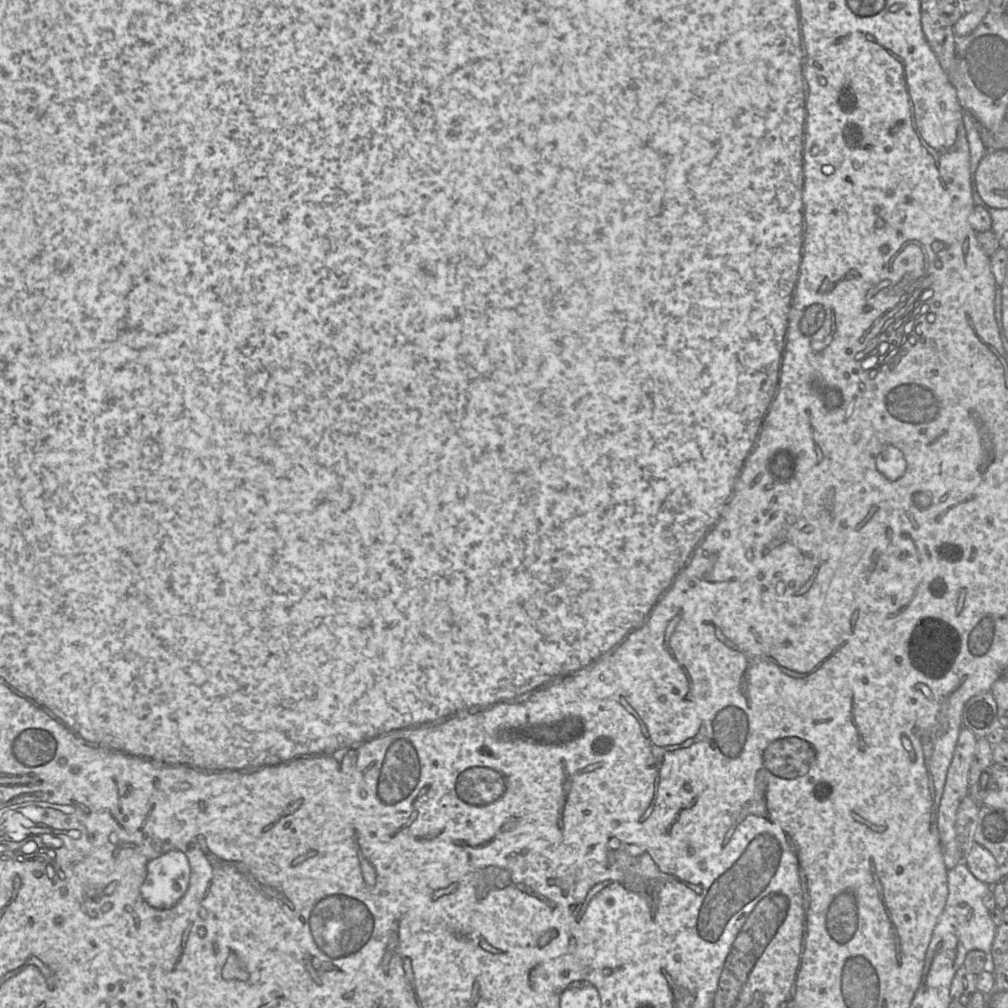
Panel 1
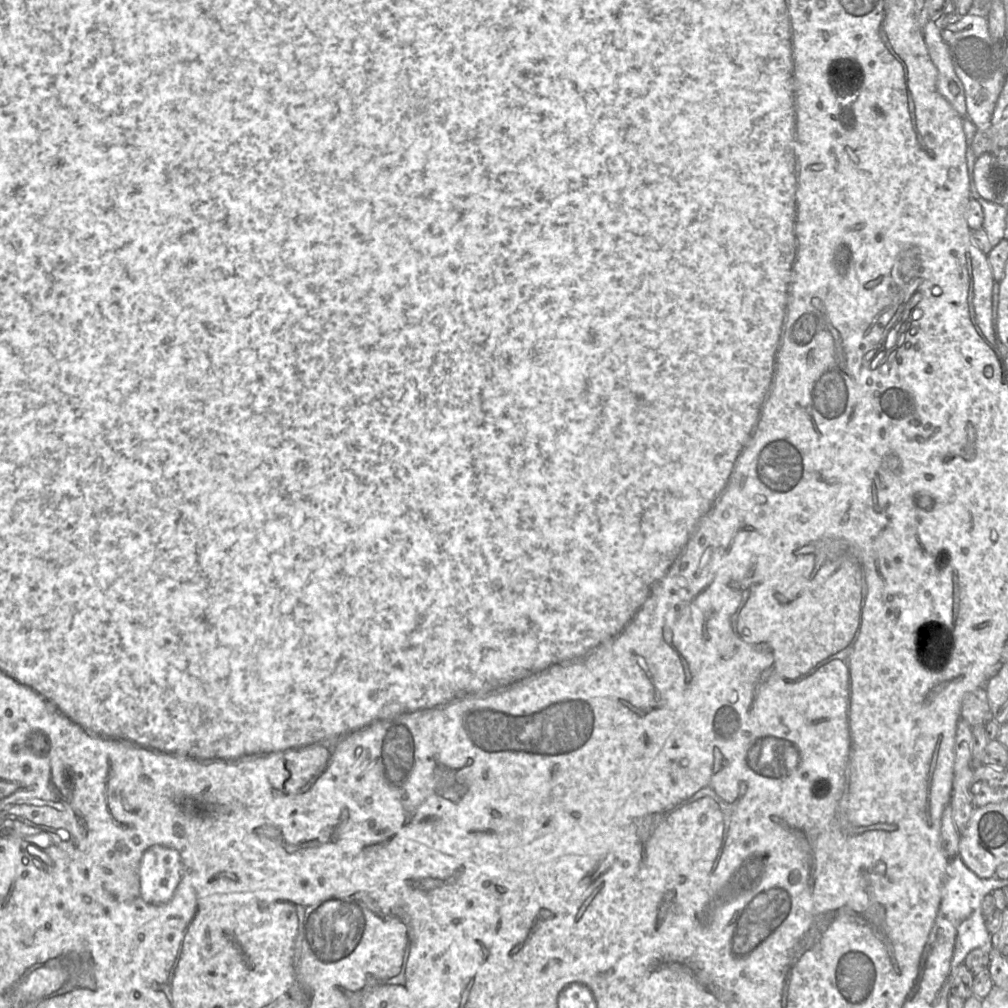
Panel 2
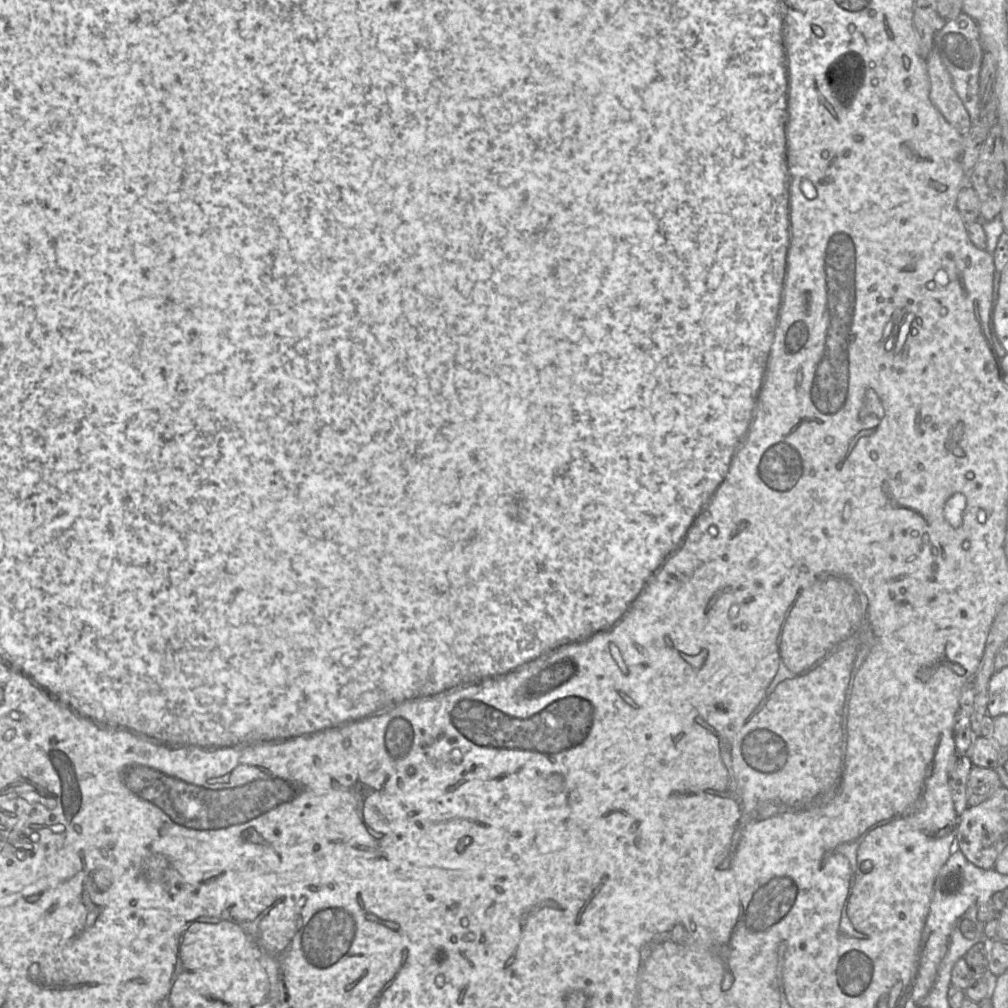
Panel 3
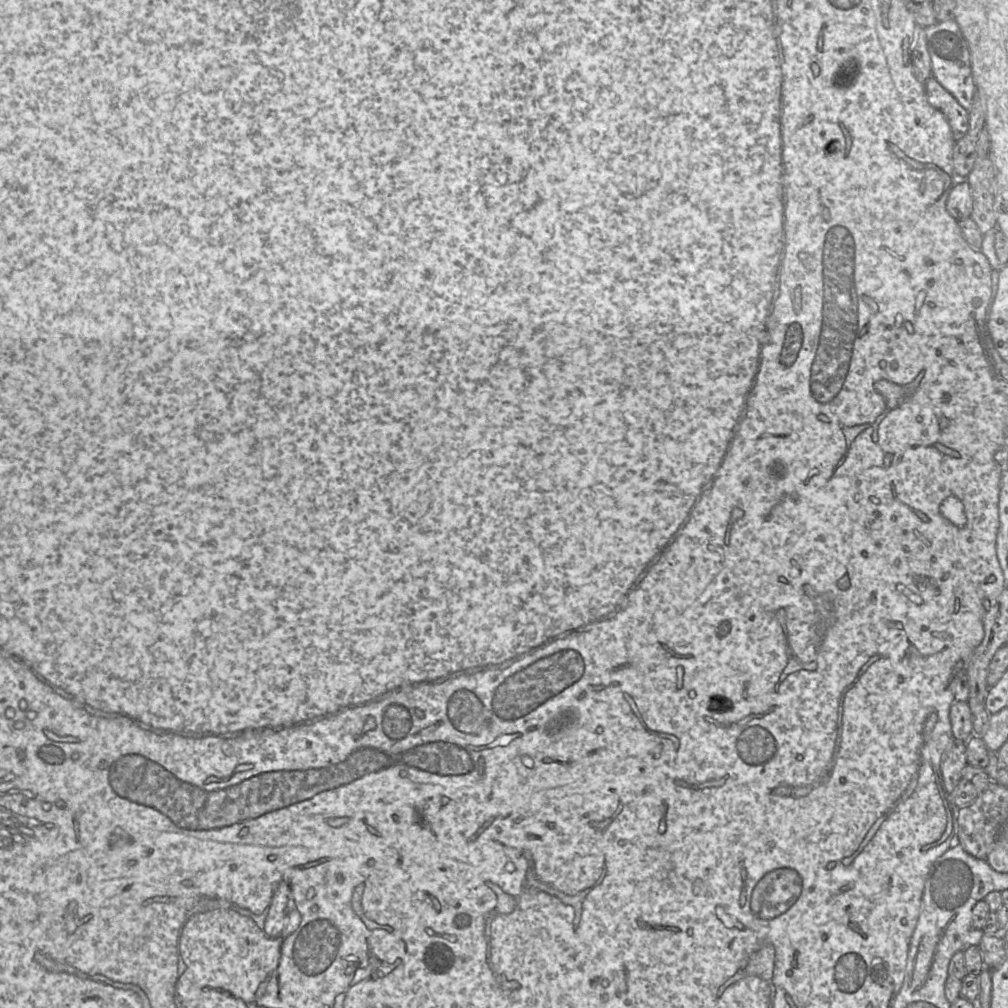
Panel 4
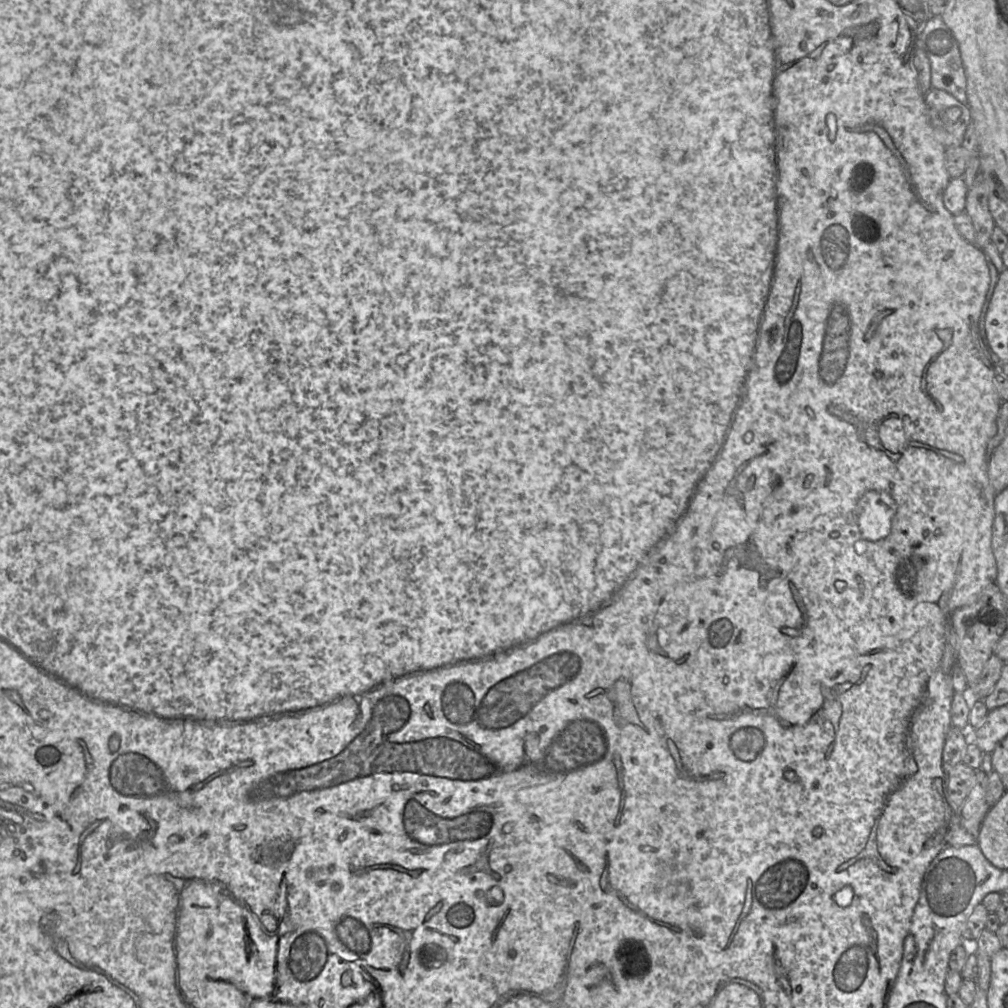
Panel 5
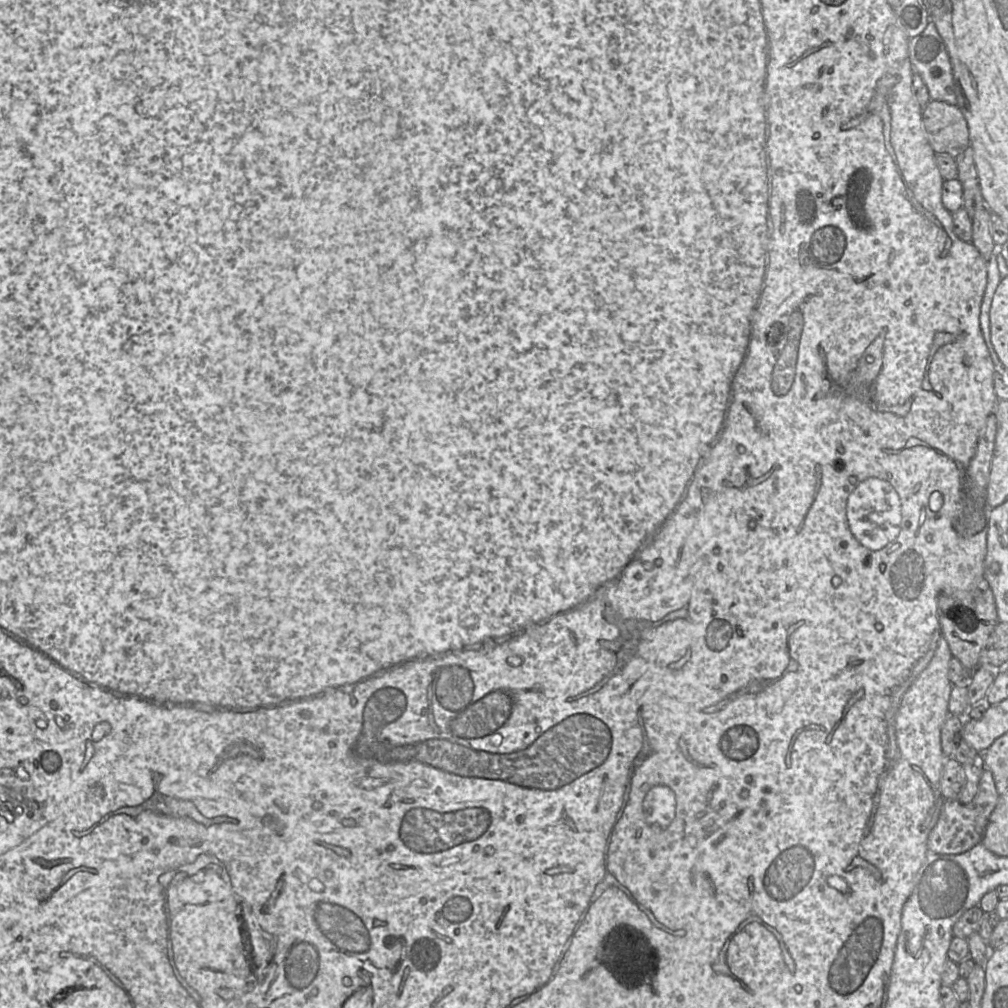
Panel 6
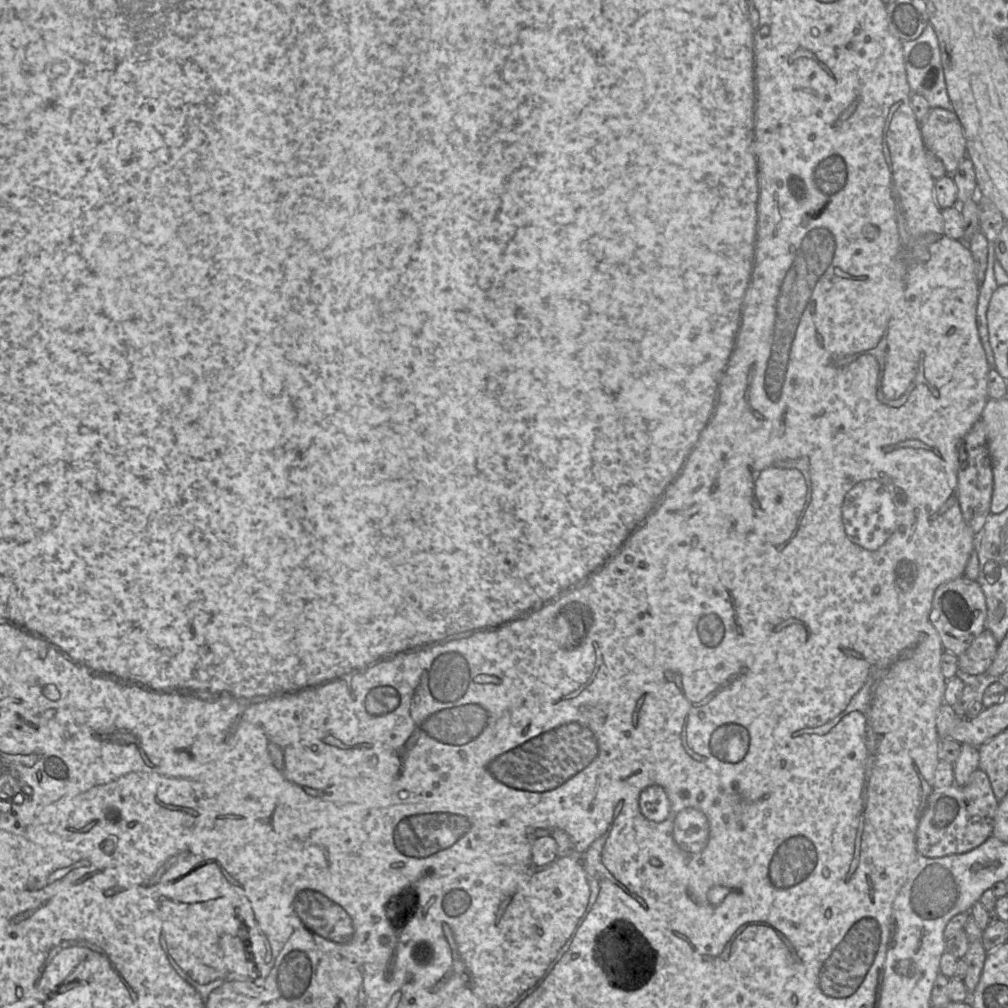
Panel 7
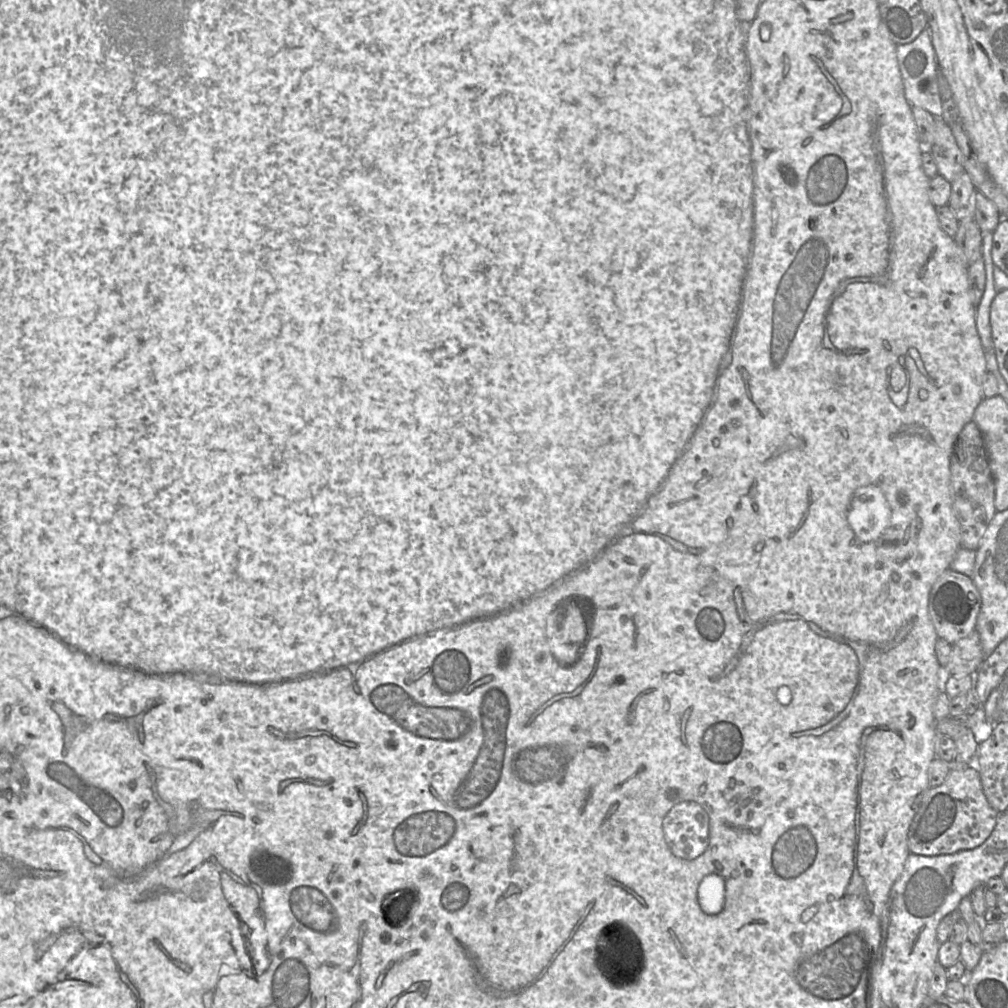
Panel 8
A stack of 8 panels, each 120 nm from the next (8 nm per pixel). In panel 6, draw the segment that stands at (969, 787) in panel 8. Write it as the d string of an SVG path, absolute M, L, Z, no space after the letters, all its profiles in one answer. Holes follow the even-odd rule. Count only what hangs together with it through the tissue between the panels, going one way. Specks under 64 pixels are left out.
M984 769L977 794L970 803L962 804L958 800L949 799L944 801L937 822L928 835L929 851L937 854L960 854L981 843L999 796L992 772Z

